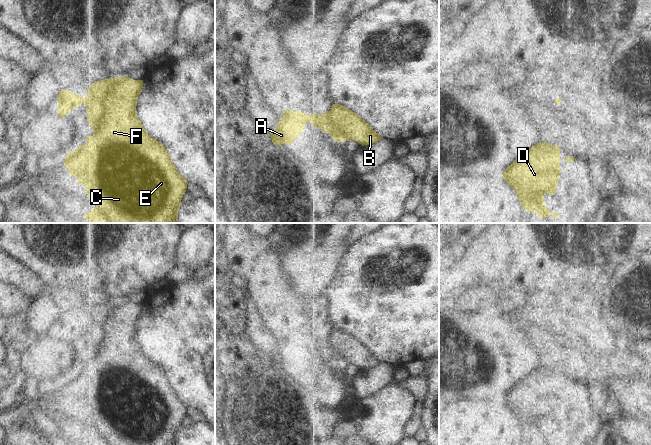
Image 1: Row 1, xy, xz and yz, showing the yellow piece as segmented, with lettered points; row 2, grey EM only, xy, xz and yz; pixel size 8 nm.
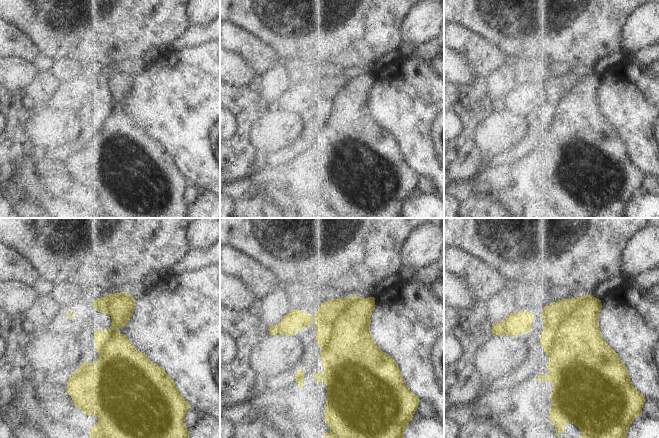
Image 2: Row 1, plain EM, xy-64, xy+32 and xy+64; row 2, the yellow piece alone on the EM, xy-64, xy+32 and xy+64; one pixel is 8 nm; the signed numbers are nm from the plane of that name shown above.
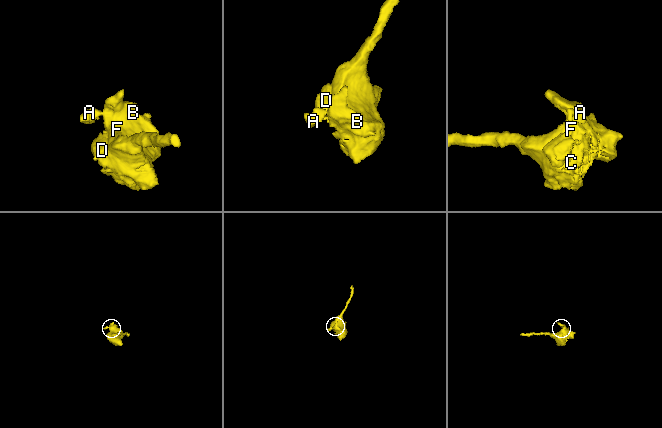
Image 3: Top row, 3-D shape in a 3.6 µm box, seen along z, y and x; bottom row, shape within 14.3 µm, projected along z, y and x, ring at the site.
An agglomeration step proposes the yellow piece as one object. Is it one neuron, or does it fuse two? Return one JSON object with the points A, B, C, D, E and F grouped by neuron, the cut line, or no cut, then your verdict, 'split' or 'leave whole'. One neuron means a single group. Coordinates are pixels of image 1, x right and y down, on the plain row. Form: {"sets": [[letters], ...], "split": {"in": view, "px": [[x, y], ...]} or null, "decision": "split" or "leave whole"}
{"sets": [["A"], ["B", "C", "D", "E", "F"]], "split": {"in": "xy", "px": [[83, 322], [84, 327]]}, "decision": "split"}

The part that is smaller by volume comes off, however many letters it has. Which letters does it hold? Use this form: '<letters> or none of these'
A.

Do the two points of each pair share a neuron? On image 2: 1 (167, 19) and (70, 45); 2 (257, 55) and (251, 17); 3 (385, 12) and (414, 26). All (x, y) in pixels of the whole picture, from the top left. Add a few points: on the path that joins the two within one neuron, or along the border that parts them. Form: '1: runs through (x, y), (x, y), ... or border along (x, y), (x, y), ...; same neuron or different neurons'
1: runs through (143, 19), (96, 19), (94, 21); same neuron
2: border along (233, 23), (251, 32), (272, 49); different neurons
3: border along (412, 10), (405, 20), (403, 40); different neurons

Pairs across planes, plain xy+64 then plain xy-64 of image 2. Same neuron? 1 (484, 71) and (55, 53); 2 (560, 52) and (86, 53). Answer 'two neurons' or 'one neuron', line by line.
1: two neurons
2: one neuron

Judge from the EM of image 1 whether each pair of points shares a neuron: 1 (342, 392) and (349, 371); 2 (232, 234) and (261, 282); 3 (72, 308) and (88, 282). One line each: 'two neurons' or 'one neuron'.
1: one neuron
2: one neuron
3: two neurons

